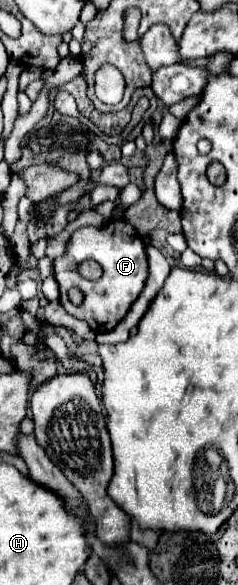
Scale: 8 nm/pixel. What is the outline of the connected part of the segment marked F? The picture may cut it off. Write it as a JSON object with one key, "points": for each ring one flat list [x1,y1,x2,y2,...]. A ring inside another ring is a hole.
{"points":[[114,218,100,228,96,228,96,226,78,228,66,244,66,252,54,260,54,278,60,286,60,302,68,314,72,314,76,318,78,318,78,314,82,314,80,320,88,322,88,326,98,334,110,332,126,316,132,302,138,298,140,290,146,284,148,264,146,264,144,242,138,236,138,232,134,230,134,226,124,218],[88,258,96,260,103,269,101,278,96,282,90,282,78,274,78,264],[74,286,80,288,84,294,84,300,82,300,82,304,86,304,84,310,82,310,82,304,80,304,80,308,74,308,74,304,68,300,66,290,70,290]]}

